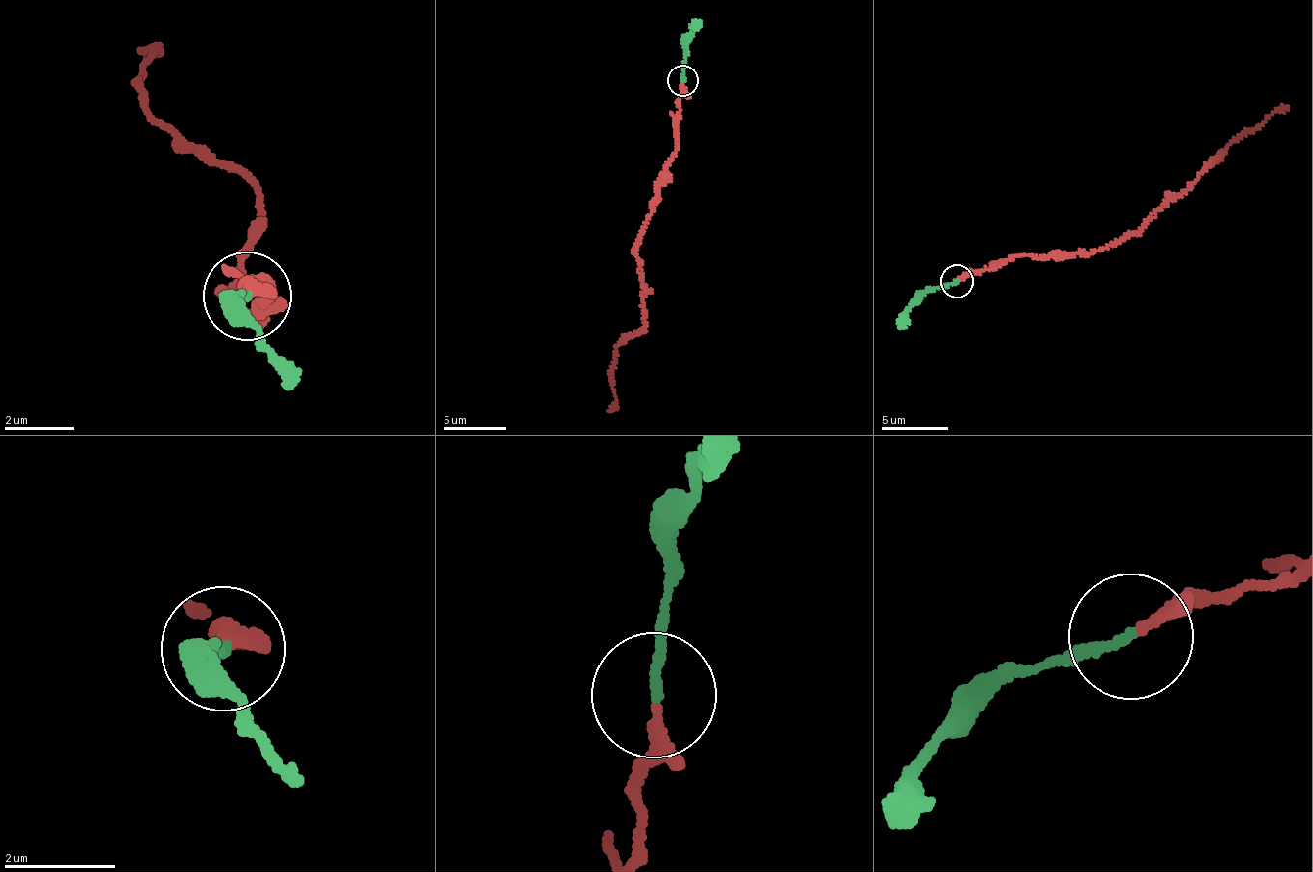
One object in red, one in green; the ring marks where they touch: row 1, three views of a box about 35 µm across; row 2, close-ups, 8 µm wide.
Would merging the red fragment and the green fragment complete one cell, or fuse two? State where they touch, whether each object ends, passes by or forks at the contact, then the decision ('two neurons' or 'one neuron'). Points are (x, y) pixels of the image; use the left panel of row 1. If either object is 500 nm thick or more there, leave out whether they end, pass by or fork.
place (247, 296); red passes by; green ends; one neuron

